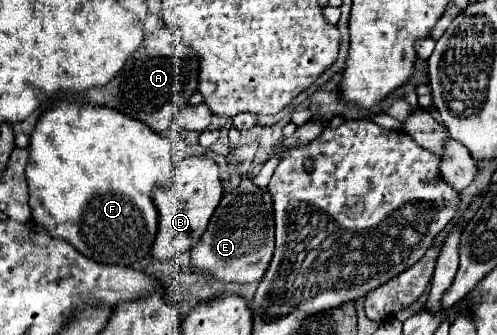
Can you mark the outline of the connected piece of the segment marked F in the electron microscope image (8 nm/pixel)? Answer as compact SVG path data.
M57 100L53 104L51 110L47 110L35 124L35 130L31 132L31 142L29 142L29 162L25 168L25 176L27 176L27 184L29 184L29 206L33 212L33 220L37 224L41 224L51 236L55 238L65 238L71 246L75 246L83 256L91 256L93 260L101 262L101 264L133 264L139 258L147 256L153 240L155 240L155 232L157 232L157 208L153 204L151 192L155 186L163 186L167 188L173 180L173 158L171 158L171 144L167 138L163 138L161 134L153 132L151 128L147 128L143 122L139 120L131 120L129 116L123 116L121 112L115 112L113 108L107 106L91 106L91 104L81 104L81 102L73 102L73 100Z

